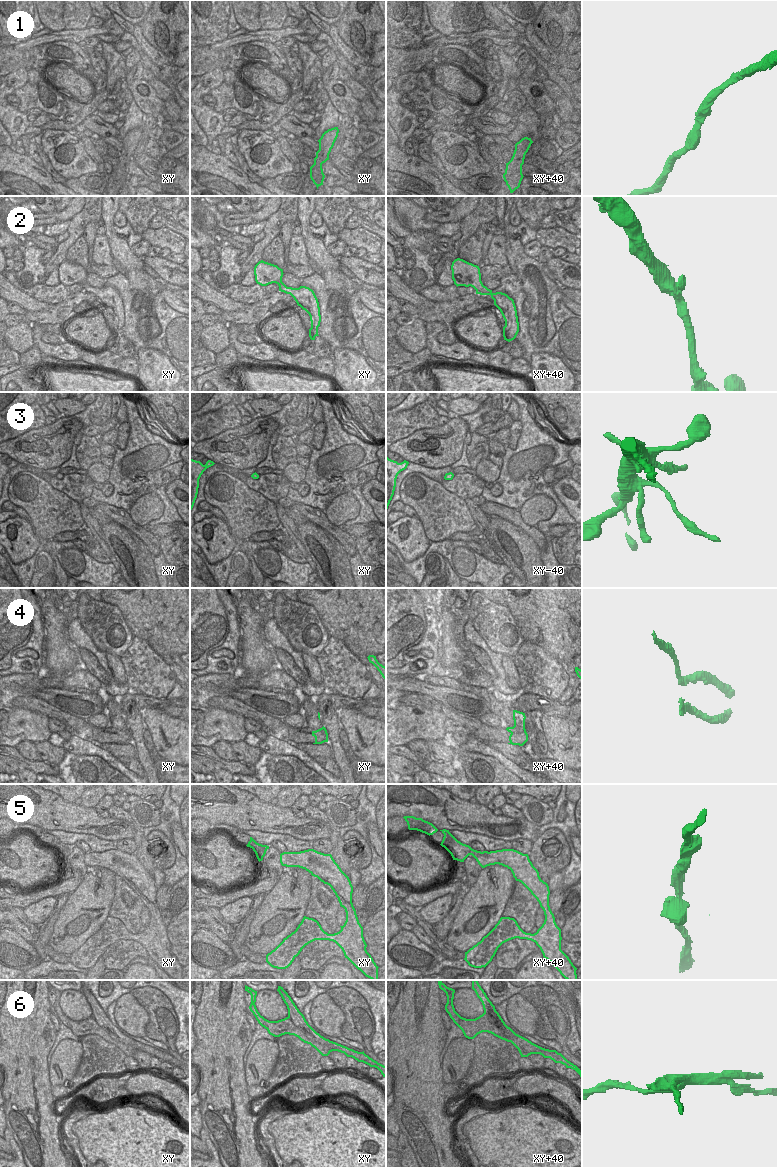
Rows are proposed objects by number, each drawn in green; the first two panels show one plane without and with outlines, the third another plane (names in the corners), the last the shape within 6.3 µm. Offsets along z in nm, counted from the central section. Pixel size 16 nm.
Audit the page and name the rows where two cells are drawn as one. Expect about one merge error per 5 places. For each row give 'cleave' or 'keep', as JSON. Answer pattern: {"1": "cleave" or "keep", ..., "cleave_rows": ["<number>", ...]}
{"1": "keep", "2": "keep", "3": "cleave", "4": "cleave", "5": "keep", "6": "cleave", "cleave_rows": ["3", "4", "6"]}

